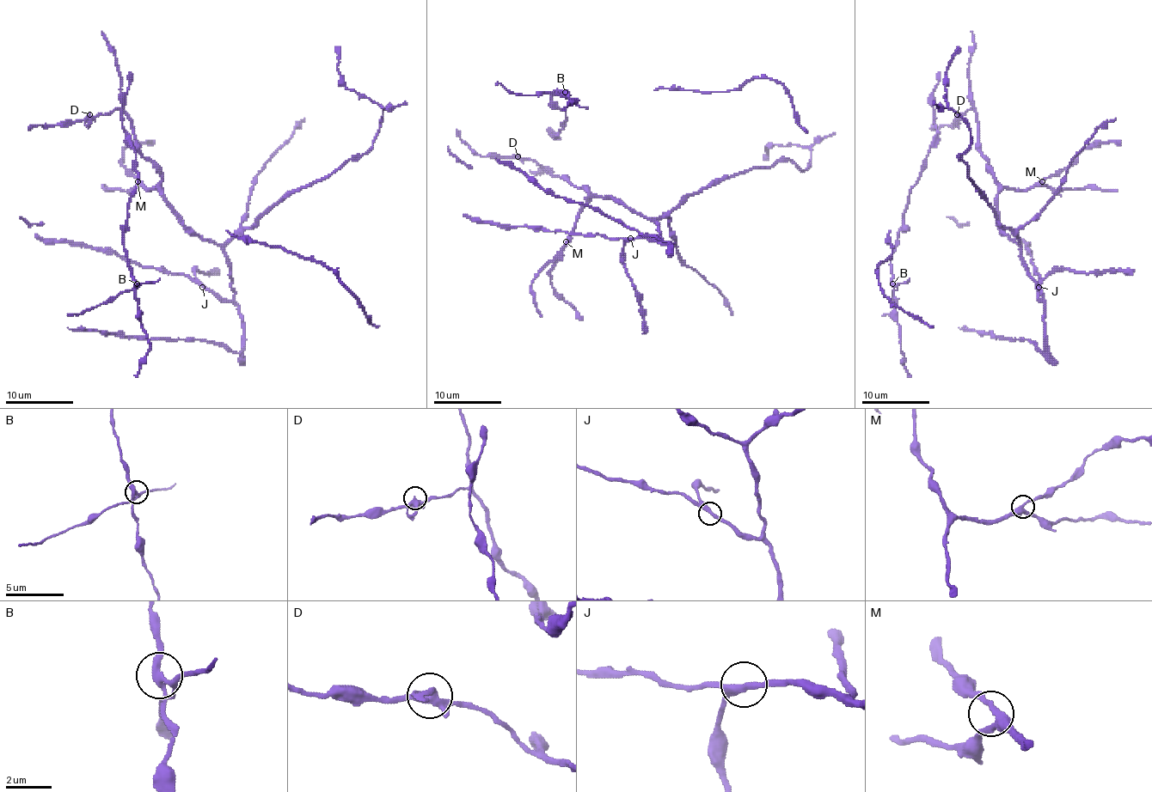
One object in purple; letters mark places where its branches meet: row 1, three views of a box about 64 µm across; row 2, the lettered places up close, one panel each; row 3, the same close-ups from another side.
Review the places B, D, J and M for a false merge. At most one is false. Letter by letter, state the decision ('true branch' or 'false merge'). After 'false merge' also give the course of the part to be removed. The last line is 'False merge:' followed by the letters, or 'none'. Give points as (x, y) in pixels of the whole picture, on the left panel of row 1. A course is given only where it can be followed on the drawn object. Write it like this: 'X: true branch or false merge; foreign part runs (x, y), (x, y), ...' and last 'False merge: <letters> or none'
B: false merge
D: true branch
J: true branch
M: true branch
False merge: B

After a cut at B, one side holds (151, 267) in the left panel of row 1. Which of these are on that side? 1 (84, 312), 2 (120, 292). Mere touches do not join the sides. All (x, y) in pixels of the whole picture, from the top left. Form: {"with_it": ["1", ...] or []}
{"with_it": []}

